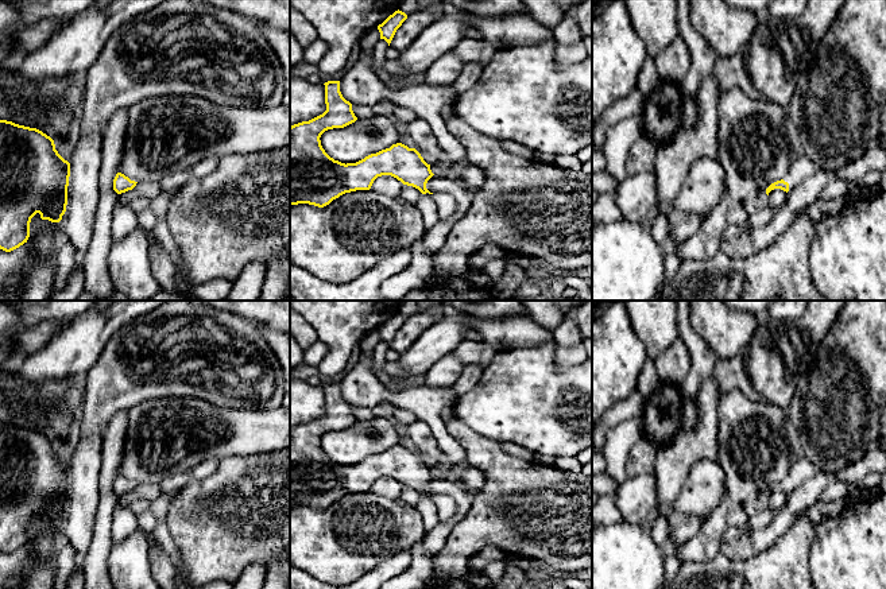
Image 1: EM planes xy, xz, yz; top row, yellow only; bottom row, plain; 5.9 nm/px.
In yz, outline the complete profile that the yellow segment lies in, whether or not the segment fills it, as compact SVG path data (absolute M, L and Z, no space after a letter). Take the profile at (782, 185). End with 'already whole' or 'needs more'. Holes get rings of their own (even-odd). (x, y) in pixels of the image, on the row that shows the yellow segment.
M801 155L792 163L788 174L781 181L771 183L766 189L766 194L769 195L769 193L774 189L781 189L788 193L798 183L801 183L804 179L815 175L819 171L819 167L812 160Z; needs more

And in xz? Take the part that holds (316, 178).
M340 81L325 85L326 111L290 127L290 205L329 205L340 195L370 190L374 181L391 175L403 185L433 194L426 189L434 175L421 154L402 143L371 154L356 163L341 163L330 158L321 146L321 135L344 128L357 120L352 104L340 92Z; already whole

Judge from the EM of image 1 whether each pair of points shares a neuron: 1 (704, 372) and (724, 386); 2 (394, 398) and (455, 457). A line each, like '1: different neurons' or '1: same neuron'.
1: different neurons
2: same neuron

